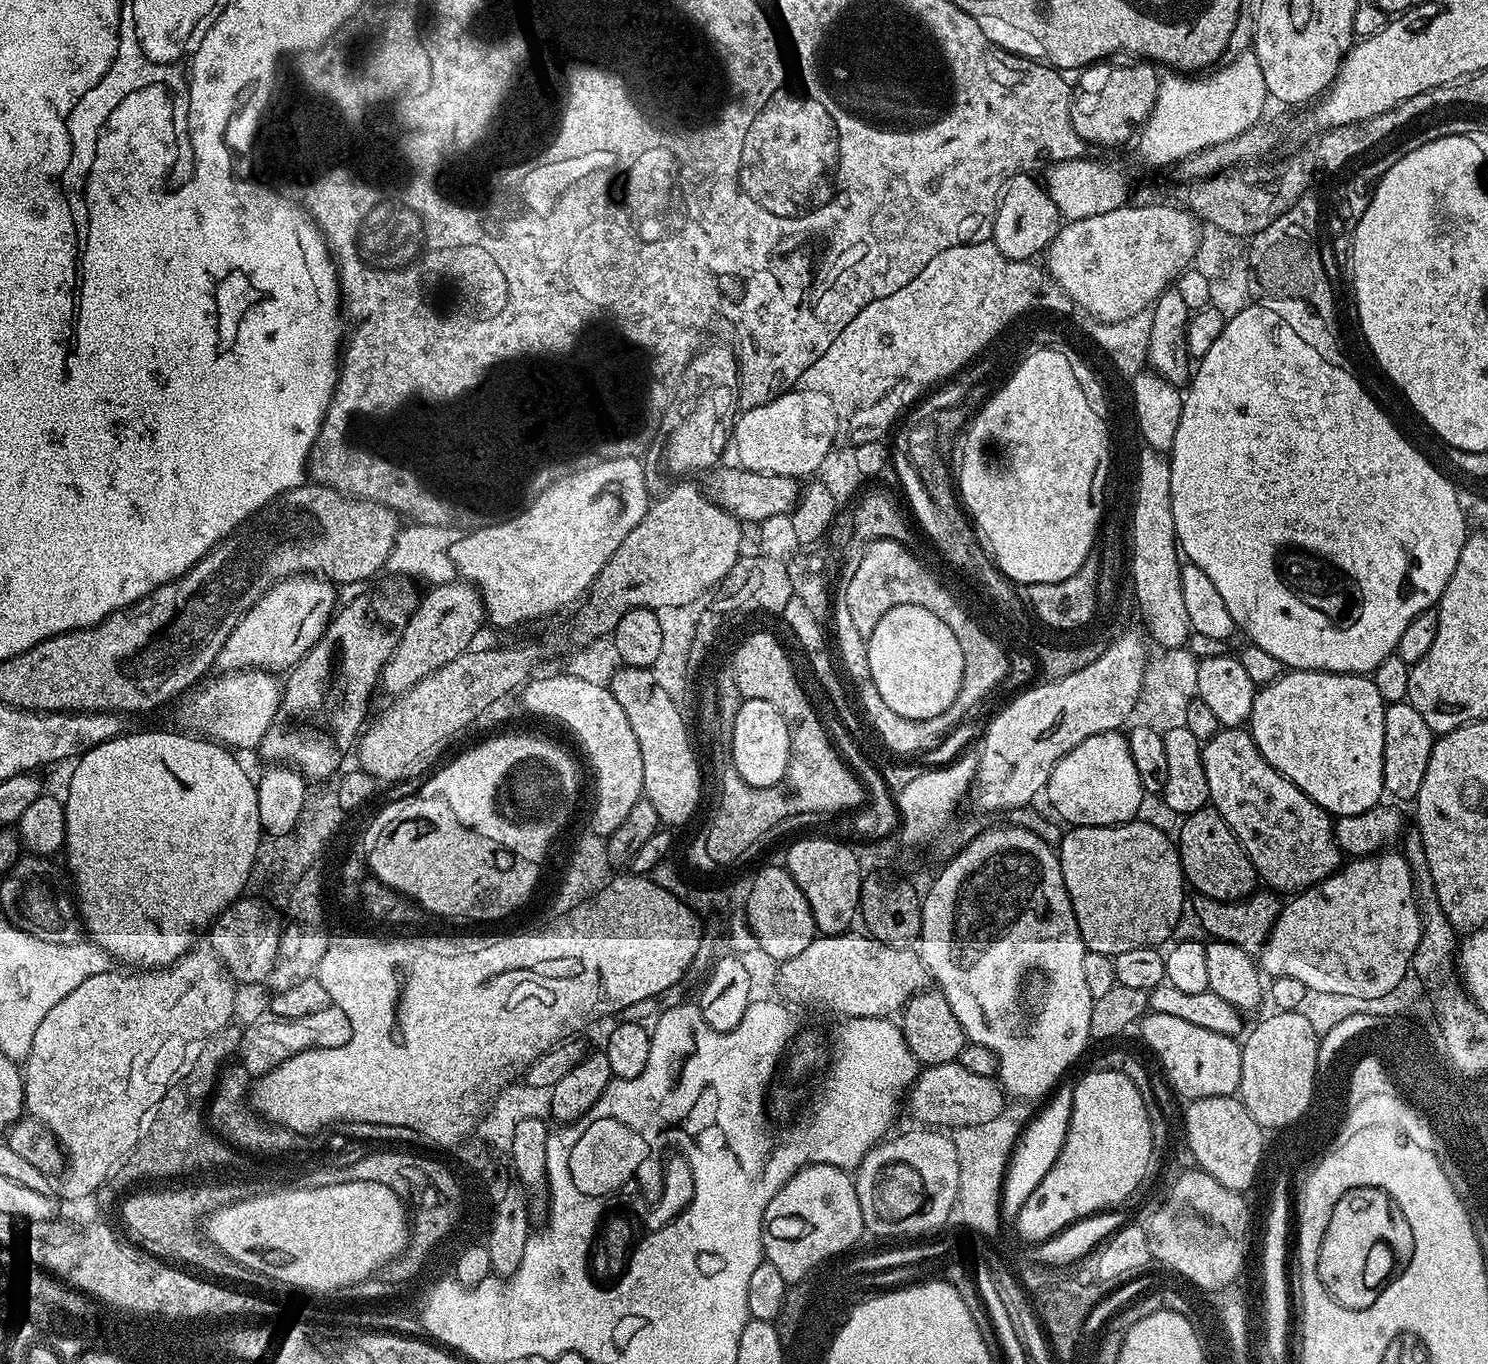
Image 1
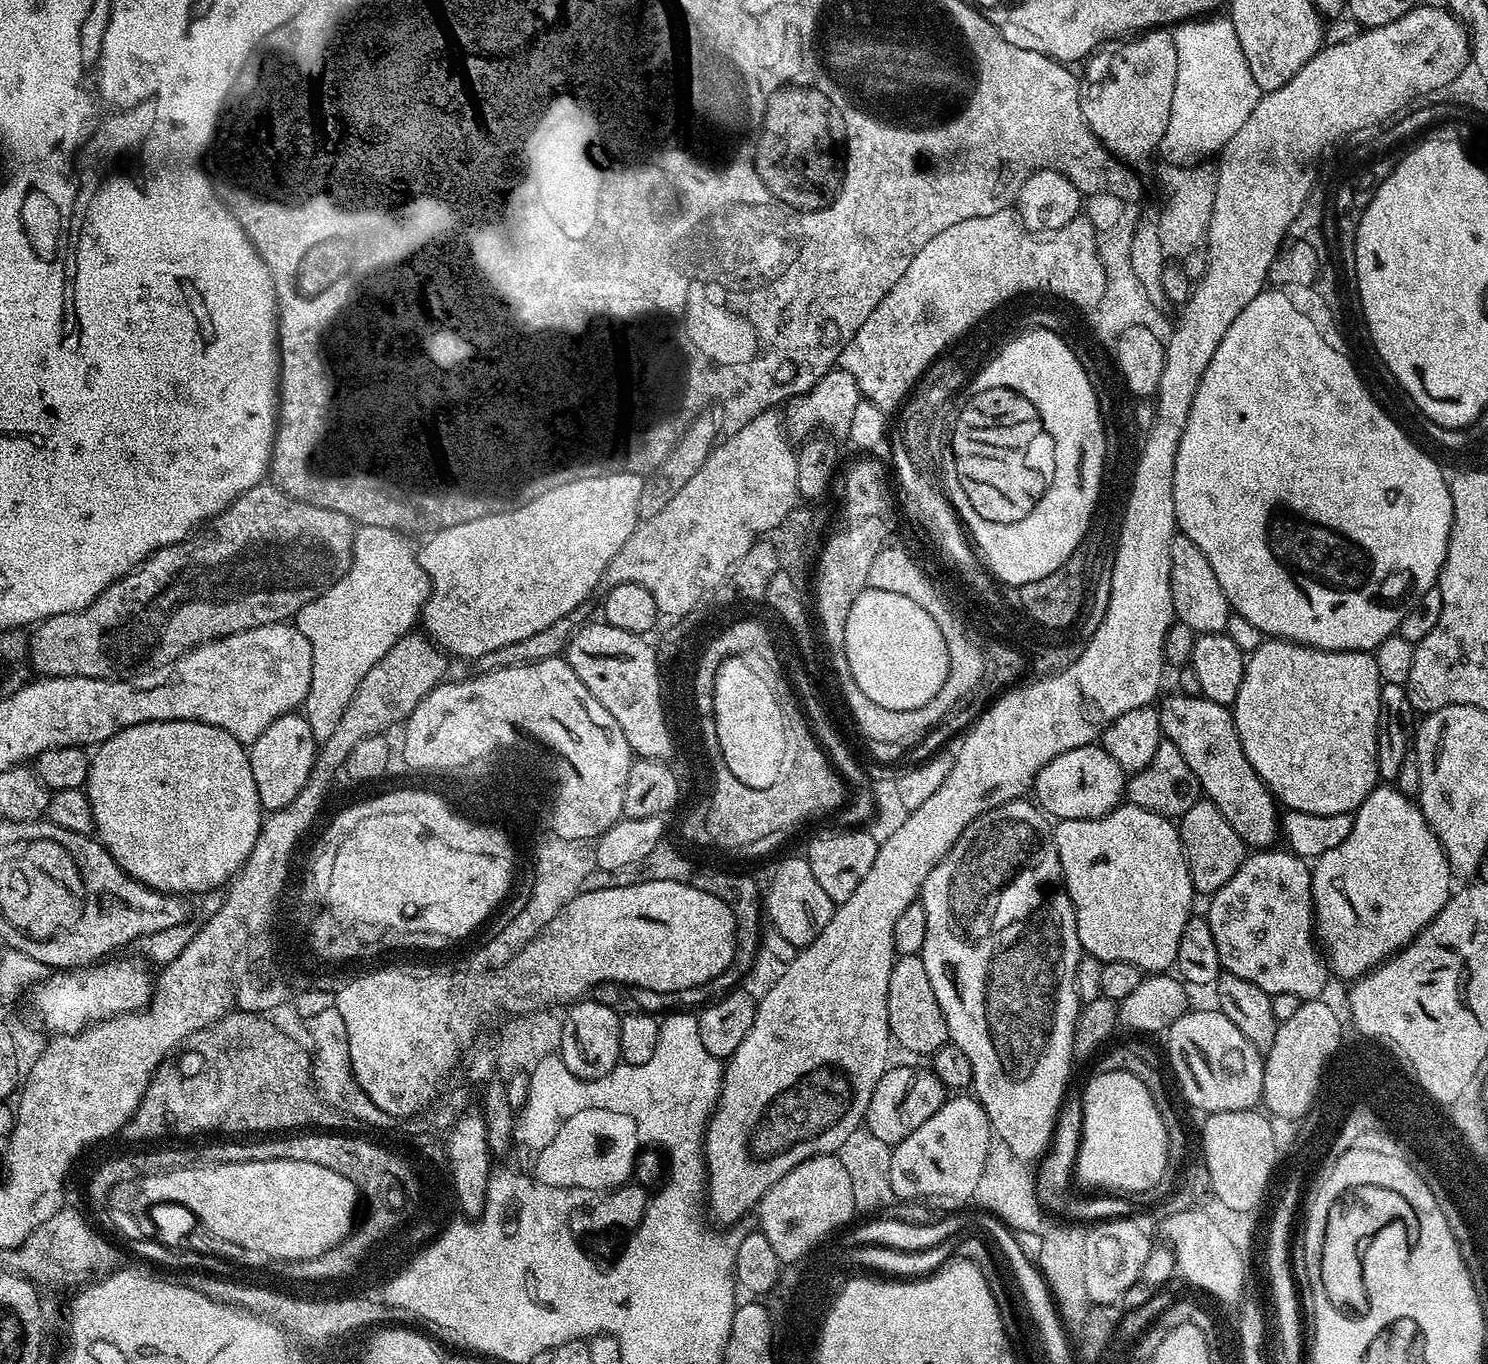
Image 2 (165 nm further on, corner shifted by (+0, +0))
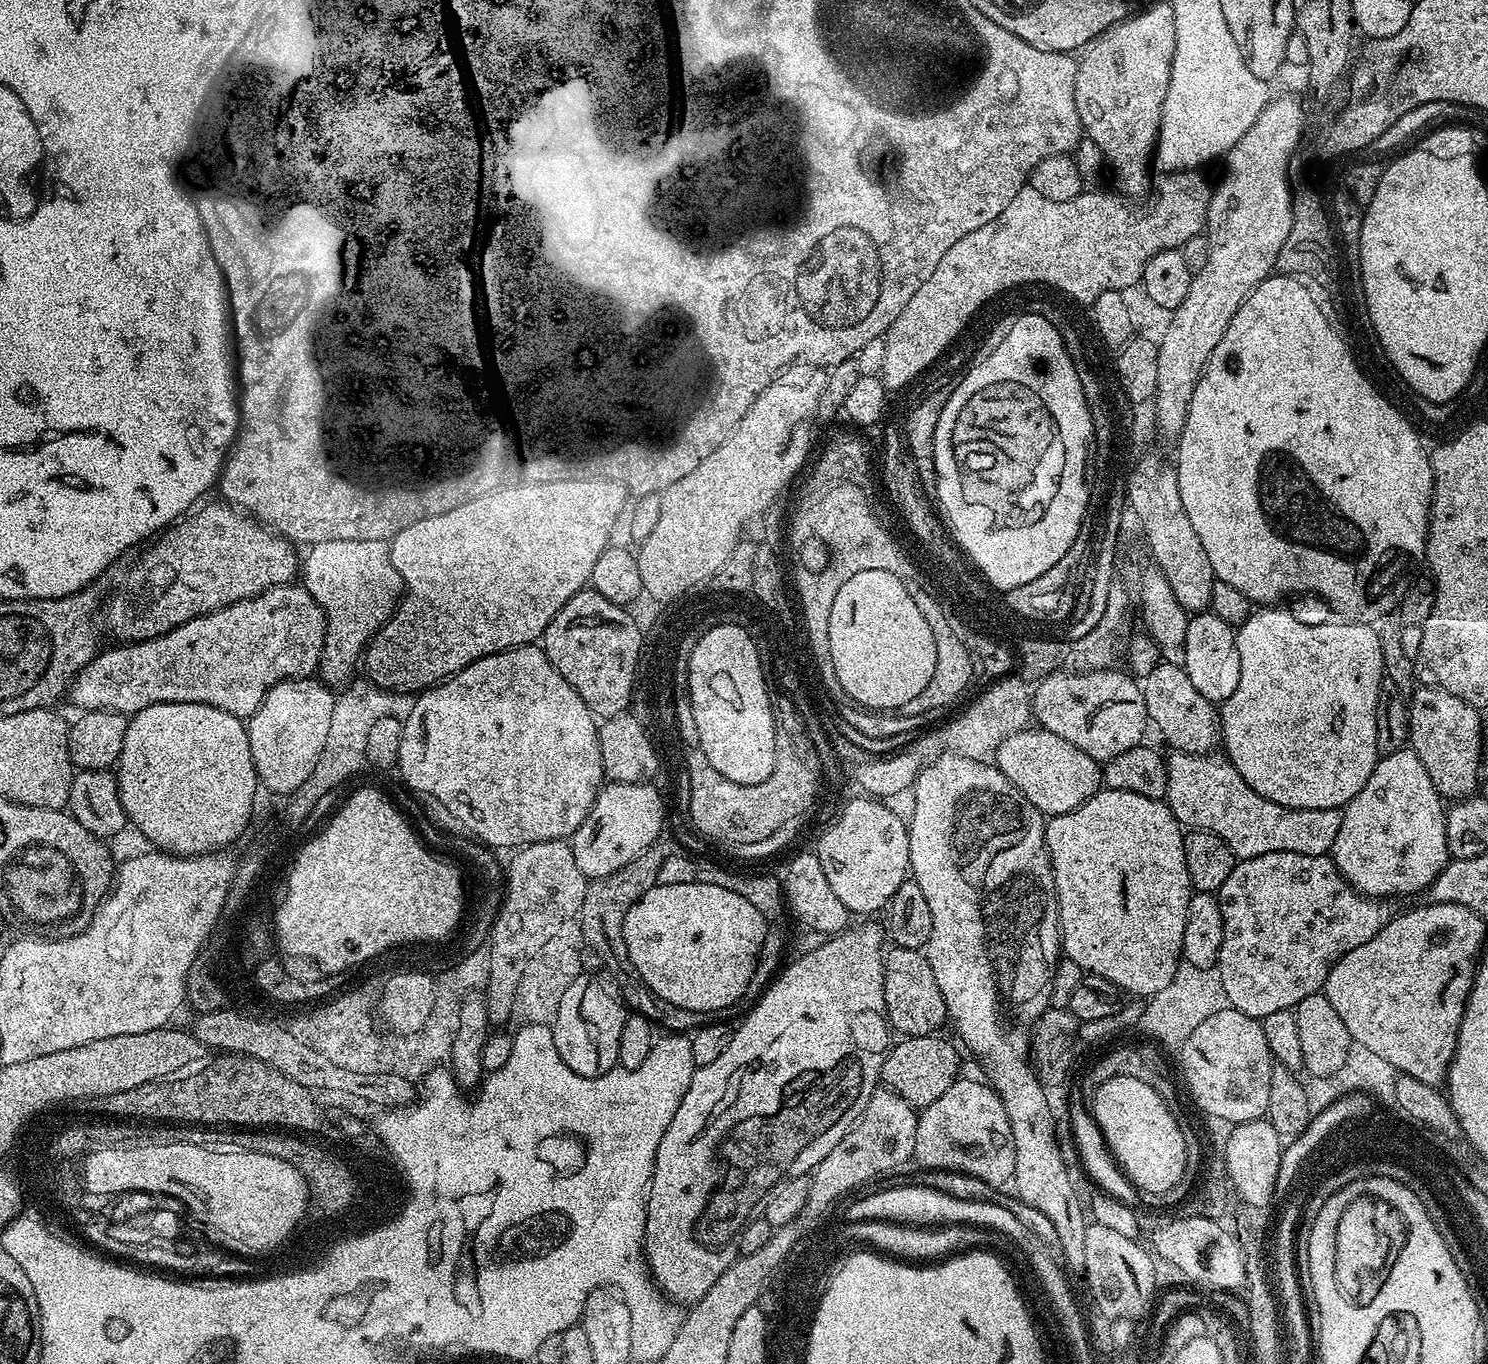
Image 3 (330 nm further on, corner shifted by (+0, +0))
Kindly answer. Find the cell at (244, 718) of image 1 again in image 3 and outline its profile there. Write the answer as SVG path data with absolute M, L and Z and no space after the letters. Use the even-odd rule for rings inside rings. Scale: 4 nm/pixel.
M296 582L280 584L277 588L266 590L249 600L234 602L230 606L219 608L210 614L195 616L190 622L186 622L182 626L178 626L174 630L170 630L153 640L124 642L119 646L112 646L116 648L106 649L105 652L104 649L97 651L93 660L73 680L70 697L72 696L73 702L79 707L78 709L87 711L104 709L106 711L120 712L123 714L135 714L146 710L146 706L154 706L155 704L165 704L166 702L198 702L206 706L214 706L218 710L226 710L226 714L234 714L241 718L247 718L254 714L254 710L258 710L258 706L262 706L262 698L266 698L266 694L275 684L283 680L296 680L300 676L312 676L319 669L326 630L327 622L324 617L323 608L306 589Z

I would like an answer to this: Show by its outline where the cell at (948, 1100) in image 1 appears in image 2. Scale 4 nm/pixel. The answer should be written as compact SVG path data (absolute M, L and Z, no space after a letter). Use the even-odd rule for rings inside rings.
M889 1067L882 1074L878 1086L874 1086L866 1127L874 1134L874 1138L882 1138L882 1142L895 1146L931 1118L944 1104L945 1099L946 1087L927 1067L926 1069Z

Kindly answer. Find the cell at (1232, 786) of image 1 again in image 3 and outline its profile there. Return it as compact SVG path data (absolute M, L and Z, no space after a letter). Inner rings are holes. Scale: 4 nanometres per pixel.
M1161 662L1158 666L1154 666L1151 674L1146 674L1142 687L1146 698L1146 714L1151 727L1155 731L1156 728L1160 731L1160 736L1169 744L1169 749L1190 754L1212 754L1221 747L1220 709L1211 700L1202 698L1202 694L1198 694L1198 690L1191 684L1190 678L1185 674L1181 665Z

